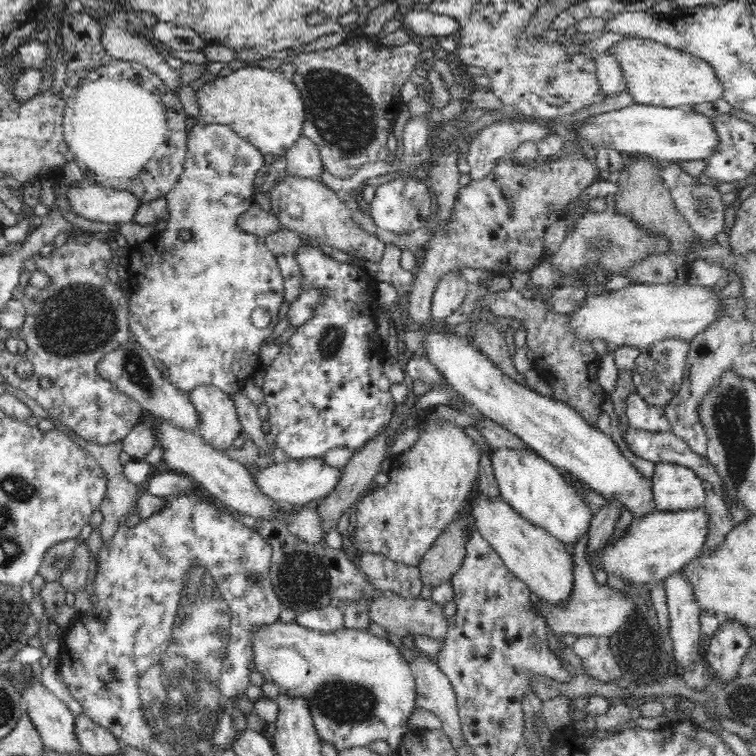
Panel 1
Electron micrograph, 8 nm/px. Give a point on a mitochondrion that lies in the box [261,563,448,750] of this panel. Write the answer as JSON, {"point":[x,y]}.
{"point":[342,702]}

